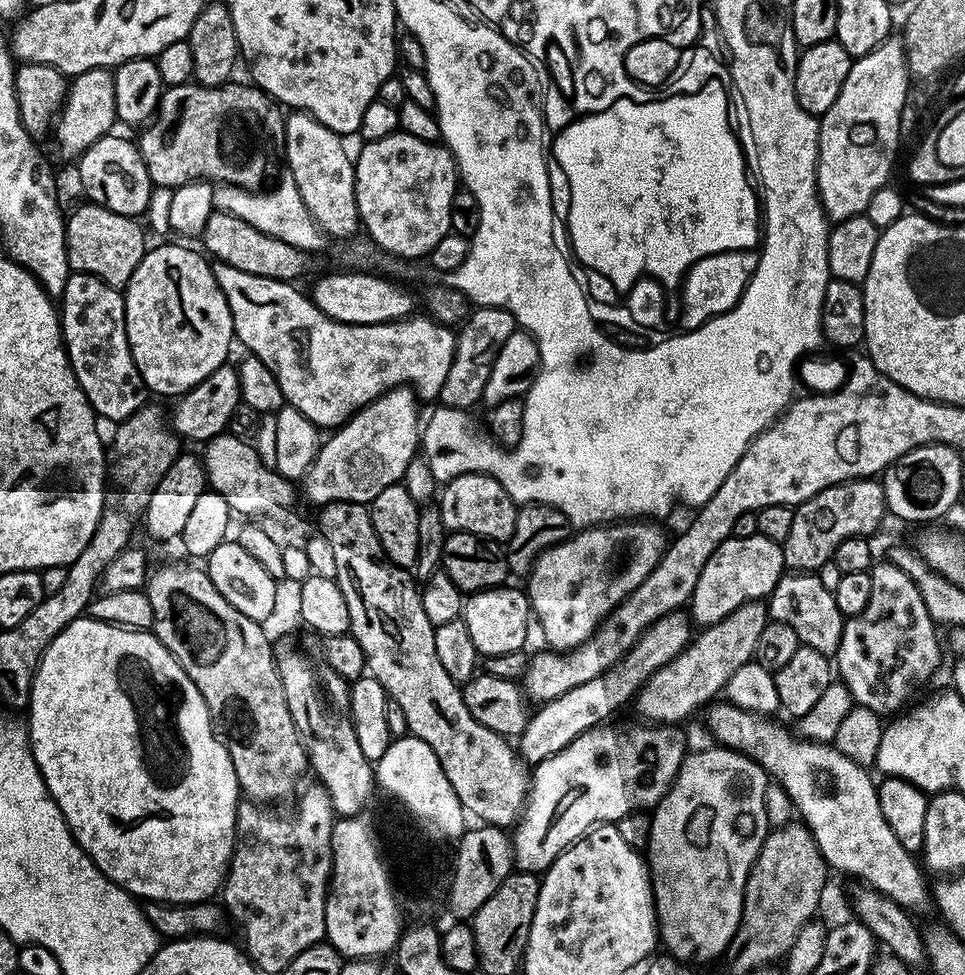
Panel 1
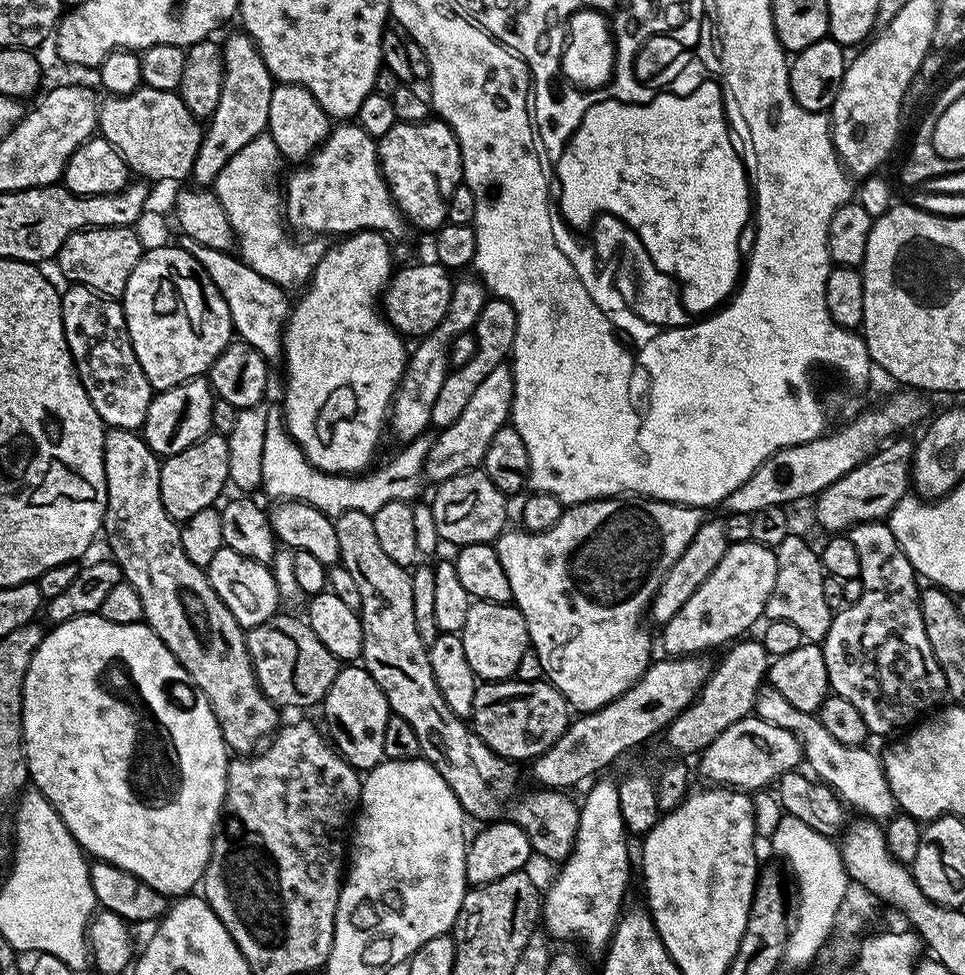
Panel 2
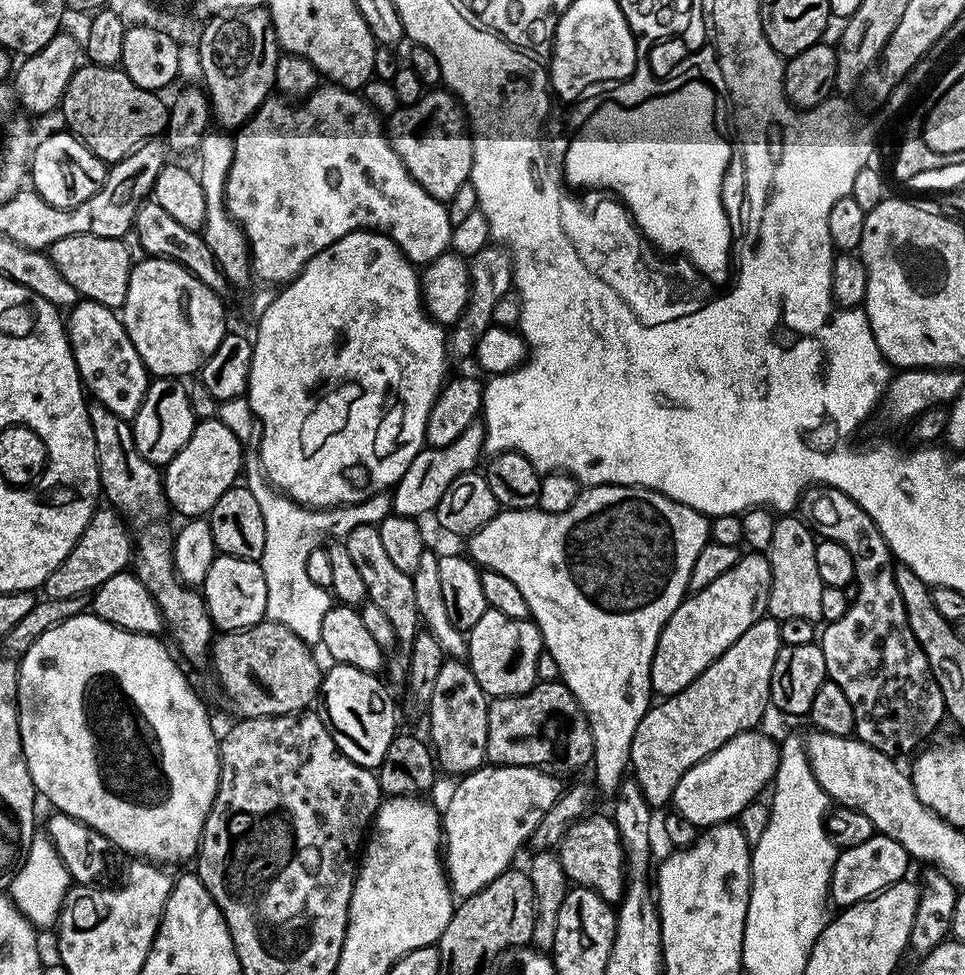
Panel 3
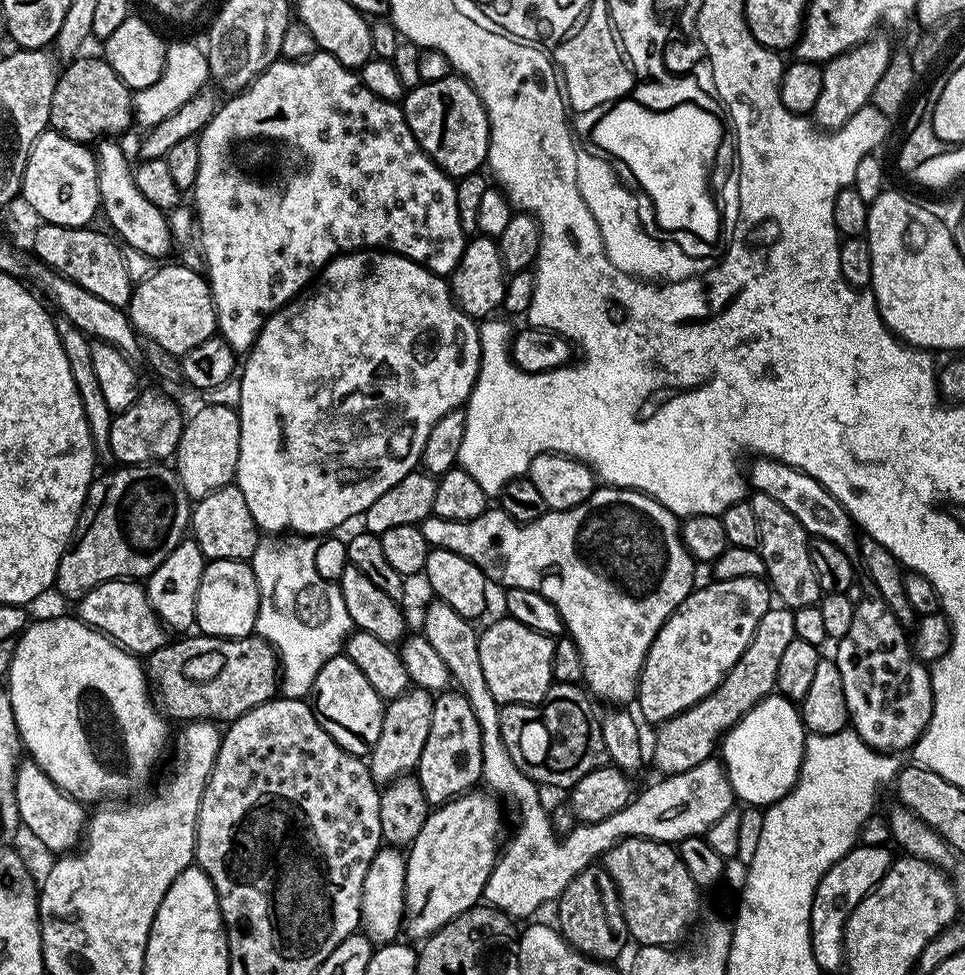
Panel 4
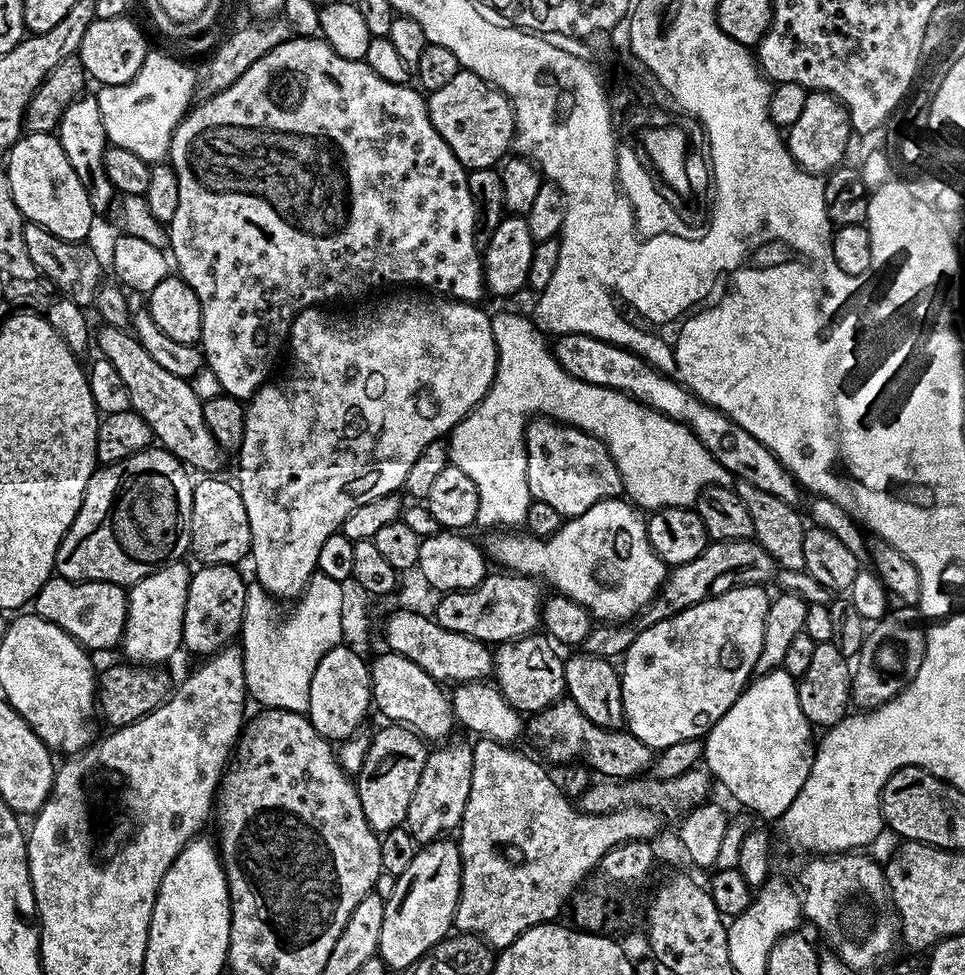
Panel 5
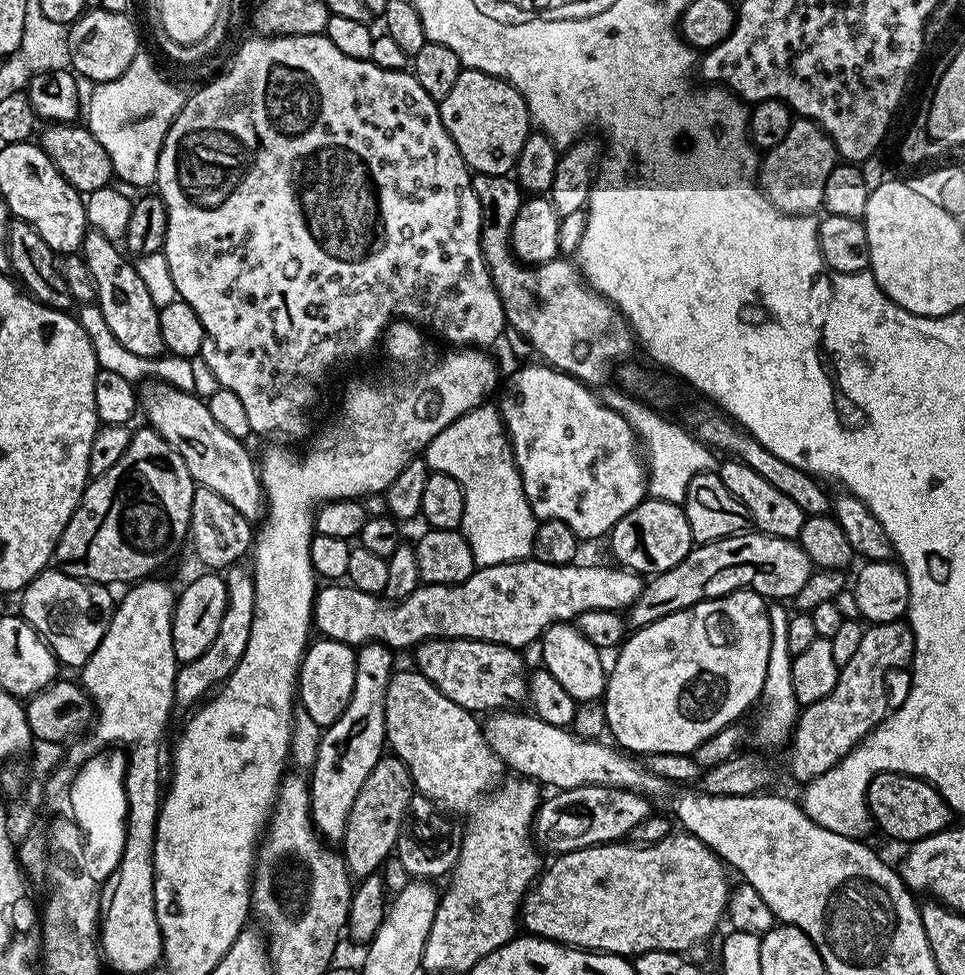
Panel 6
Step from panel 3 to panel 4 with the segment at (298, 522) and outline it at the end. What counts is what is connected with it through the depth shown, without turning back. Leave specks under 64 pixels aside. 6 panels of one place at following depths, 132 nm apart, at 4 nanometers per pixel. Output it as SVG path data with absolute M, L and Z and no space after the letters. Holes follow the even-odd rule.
M296 534L291 538L264 538L254 550L250 561L260 595L255 635L261 636L276 652L280 662L279 691L290 700L302 700L311 693L314 678L318 678L318 670L322 670L330 658L341 655L344 641L354 631L339 583L322 578L318 570L314 570L314 554L319 545L320 540L315 536Z

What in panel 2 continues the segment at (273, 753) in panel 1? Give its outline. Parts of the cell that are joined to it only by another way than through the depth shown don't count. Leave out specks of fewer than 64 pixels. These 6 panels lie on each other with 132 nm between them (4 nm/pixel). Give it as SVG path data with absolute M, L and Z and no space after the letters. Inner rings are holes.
M108 428L105 431L106 510L102 532L105 537L108 535L111 559L122 570L124 580L138 590L138 598L142 598L144 620L148 627L156 631L158 638L162 638L174 658L178 658L180 665L187 670L188 679L210 702L225 744L233 753L252 754L277 731L281 713L258 686L245 629L240 627L234 614L230 614L222 598L218 598L210 586L207 571L190 562L190 558L186 558L186 550L182 550L180 524L172 520L170 514L166 514L166 506L162 506L161 463L161 457L150 450L139 431L130 428Z

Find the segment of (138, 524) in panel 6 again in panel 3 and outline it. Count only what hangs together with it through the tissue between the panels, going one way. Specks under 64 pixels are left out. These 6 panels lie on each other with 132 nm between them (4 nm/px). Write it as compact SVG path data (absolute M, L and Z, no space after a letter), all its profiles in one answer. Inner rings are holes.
M111 506L97 507L92 513L86 530L78 538L78 542L66 554L66 558L46 578L42 592L49 600L58 598L87 597L95 592L106 578L114 578L114 574L125 571L134 556L134 544L130 539L130 532L124 529L125 521L119 512Z

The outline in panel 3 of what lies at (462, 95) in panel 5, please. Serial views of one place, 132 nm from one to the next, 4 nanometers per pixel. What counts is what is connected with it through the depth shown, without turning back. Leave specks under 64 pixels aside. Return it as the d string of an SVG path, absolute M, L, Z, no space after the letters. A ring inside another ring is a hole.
M428 90L418 102L405 104L387 121L388 136L410 174L434 198L447 202L458 186L469 183L474 162L470 121L451 91Z

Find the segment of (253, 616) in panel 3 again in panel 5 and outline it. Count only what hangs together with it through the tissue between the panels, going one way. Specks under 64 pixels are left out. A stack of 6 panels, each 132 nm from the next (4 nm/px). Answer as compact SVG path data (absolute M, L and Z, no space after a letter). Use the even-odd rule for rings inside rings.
M206 564L192 572L190 590L186 594L183 647L207 658L227 648L240 635L249 585L240 577L240 568L231 564Z

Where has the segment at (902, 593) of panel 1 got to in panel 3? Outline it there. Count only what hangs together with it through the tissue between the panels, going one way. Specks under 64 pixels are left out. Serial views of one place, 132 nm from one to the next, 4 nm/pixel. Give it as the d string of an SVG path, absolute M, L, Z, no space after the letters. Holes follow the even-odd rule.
M808 486L803 489L799 500L799 515L823 539L846 546L846 550L850 550L850 558L854 558L858 598L849 603L846 614L842 614L838 622L823 625L818 643L822 654L826 654L828 679L842 686L850 706L854 706L855 739L893 758L901 758L907 752L915 753L925 743L923 740L939 726L940 719L945 719L946 713L942 690L926 662L926 654L922 654L922 646L918 646L910 630L910 622L906 622L906 606L902 606L902 594L898 594L896 570L891 563L888 565L888 544L882 538L874 518L870 518L870 514L866 514L866 510L858 506L858 502L842 494L842 490L827 486Z

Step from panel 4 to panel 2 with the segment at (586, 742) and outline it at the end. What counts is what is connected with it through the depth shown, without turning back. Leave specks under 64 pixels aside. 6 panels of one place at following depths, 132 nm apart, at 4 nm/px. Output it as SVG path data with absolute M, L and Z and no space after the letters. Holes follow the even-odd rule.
M518 679L490 680L476 685L474 710L470 717L473 732L504 759L531 762L541 756L562 734L570 723L568 699L547 679L522 682Z

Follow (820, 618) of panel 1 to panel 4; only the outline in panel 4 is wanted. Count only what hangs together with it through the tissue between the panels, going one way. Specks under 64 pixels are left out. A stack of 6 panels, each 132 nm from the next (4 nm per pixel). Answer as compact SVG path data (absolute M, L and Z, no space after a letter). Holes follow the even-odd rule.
M753 491L750 503L754 515L758 517L758 549L764 563L764 576L781 605L793 610L802 606L810 606L819 601L822 593L818 586L818 574L814 574L814 566L810 563L809 535L807 530L786 510L786 506L780 505L770 494L762 494Z

